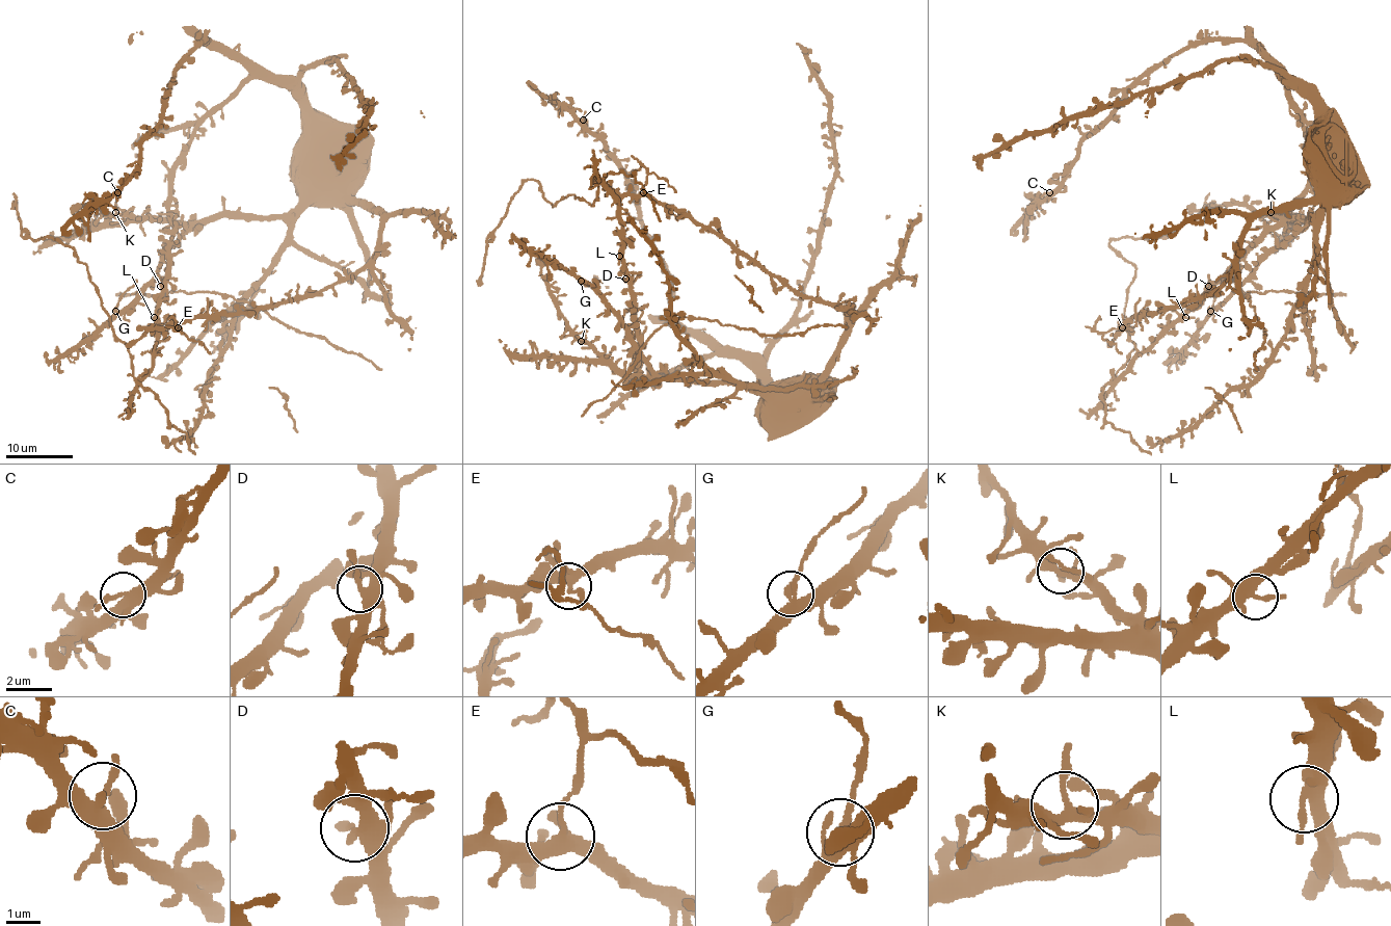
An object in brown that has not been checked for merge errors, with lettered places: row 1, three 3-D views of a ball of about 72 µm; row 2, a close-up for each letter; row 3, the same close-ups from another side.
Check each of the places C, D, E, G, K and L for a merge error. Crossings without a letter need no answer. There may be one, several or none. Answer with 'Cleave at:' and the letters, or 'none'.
Cleave at: E, G

